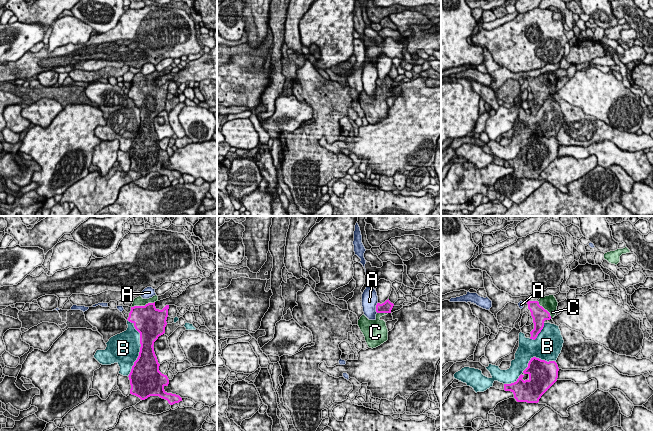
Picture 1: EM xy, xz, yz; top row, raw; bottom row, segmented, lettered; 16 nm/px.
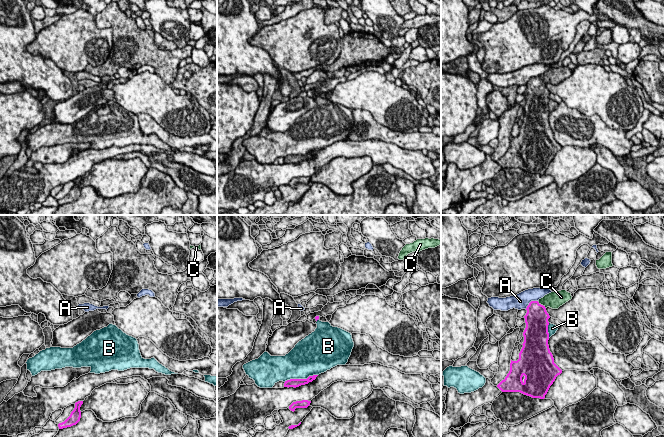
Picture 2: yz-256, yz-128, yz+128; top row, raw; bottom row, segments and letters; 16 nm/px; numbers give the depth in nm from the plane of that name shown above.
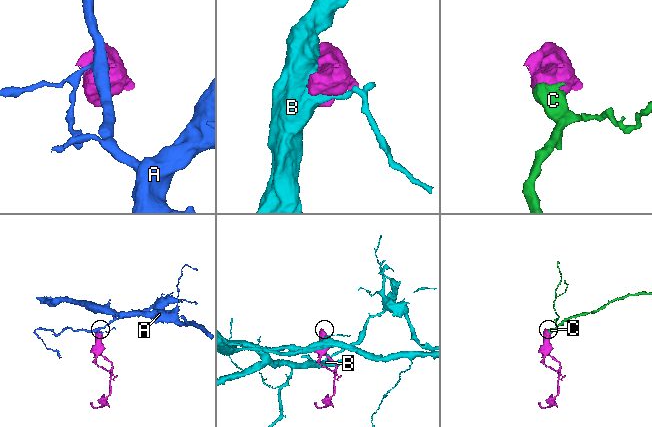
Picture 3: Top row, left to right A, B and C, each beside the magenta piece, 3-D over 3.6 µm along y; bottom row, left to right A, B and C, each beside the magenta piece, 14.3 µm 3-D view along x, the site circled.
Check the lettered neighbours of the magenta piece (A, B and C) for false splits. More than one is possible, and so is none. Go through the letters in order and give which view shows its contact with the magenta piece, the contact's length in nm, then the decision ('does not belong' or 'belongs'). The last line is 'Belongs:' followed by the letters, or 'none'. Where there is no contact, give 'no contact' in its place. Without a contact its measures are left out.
A: xz | 180 nm | does not belong
B: yz | 900 nm | does not belong
C: xy | 380 nm | belongs
Belongs: C

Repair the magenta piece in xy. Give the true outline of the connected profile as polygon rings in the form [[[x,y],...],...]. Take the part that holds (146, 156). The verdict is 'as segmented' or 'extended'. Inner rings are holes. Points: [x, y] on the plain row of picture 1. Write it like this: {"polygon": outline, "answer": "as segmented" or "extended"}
{"polygon": [[[157,71],[149,75],[143,75],[141,72],[135,74],[127,95],[140,109],[141,120],[139,132],[128,152],[131,161],[130,170],[141,176],[159,172],[173,181],[182,177],[182,174],[164,166],[169,160],[169,155],[159,147],[160,140],[153,123],[158,113],[165,109],[169,81],[159,86],[155,83],[156,77],[158,77]]], "answer": "extended"}

